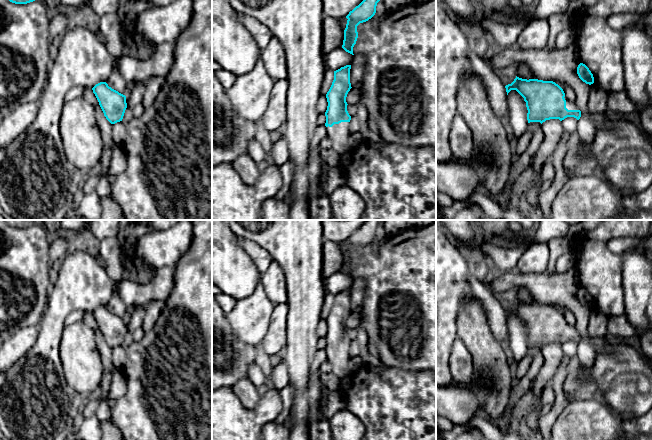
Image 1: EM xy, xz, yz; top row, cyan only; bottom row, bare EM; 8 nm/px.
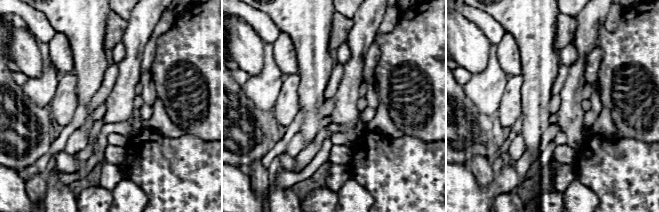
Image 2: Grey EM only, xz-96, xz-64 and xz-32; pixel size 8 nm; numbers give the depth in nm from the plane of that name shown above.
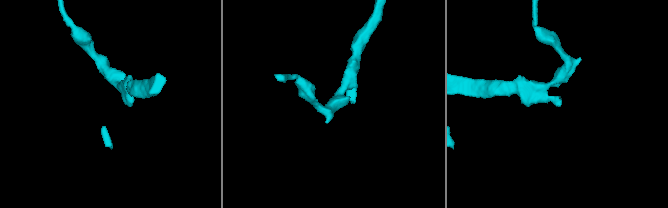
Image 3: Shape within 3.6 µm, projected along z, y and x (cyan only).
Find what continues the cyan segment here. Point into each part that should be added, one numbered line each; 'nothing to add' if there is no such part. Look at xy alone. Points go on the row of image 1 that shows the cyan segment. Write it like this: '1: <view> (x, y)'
nothing to add

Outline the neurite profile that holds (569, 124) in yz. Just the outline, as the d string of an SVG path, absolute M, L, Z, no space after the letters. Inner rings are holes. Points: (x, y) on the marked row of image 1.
M567 117L564 120L562 120L562 126L564 131L568 133L573 133L577 131L577 122L578 120L574 117Z

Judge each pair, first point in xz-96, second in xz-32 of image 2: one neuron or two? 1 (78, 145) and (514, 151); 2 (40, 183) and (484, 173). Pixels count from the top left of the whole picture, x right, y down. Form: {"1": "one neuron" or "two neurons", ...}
{"1": "one neuron", "2": "one neuron"}

